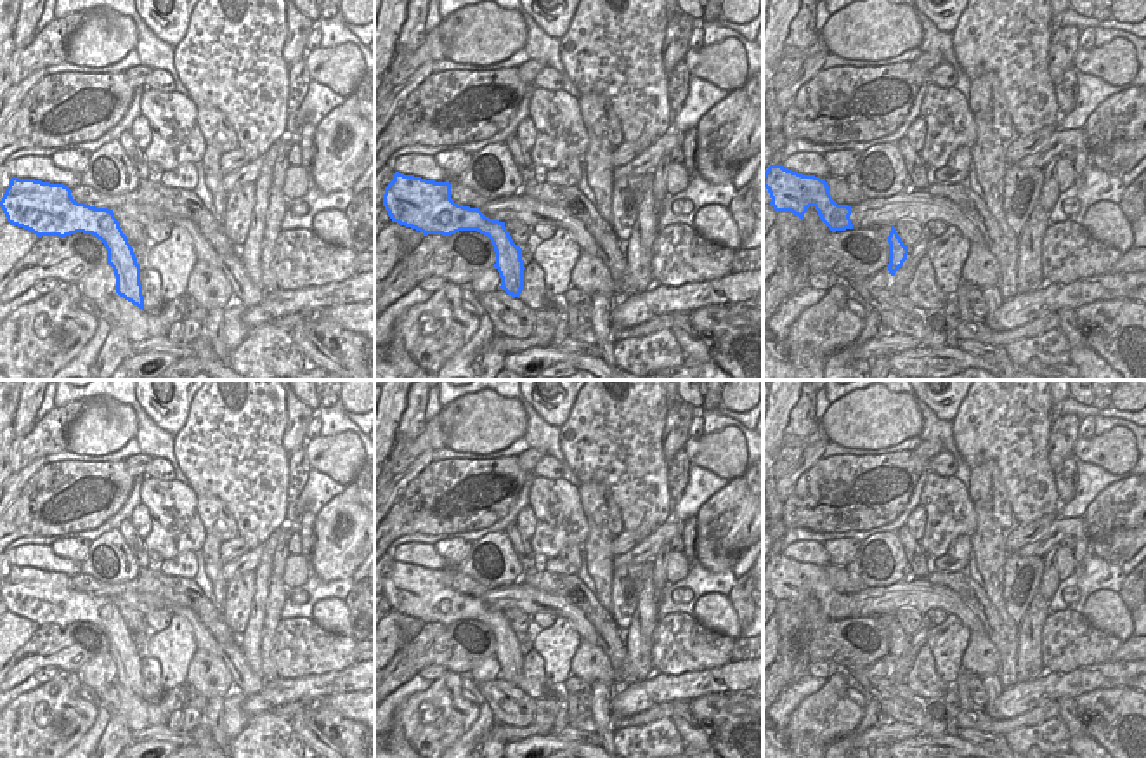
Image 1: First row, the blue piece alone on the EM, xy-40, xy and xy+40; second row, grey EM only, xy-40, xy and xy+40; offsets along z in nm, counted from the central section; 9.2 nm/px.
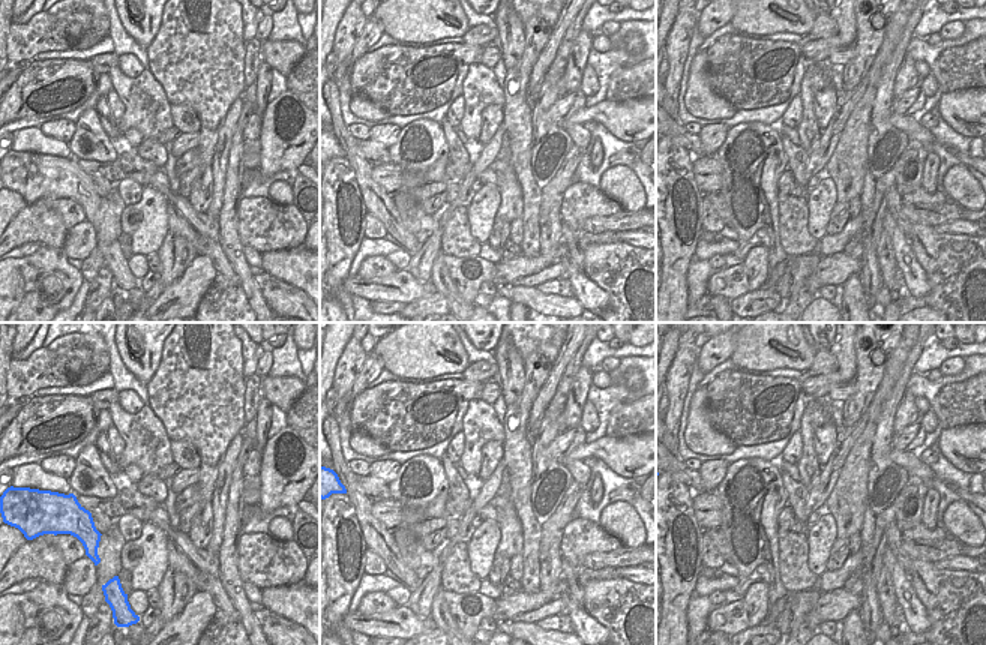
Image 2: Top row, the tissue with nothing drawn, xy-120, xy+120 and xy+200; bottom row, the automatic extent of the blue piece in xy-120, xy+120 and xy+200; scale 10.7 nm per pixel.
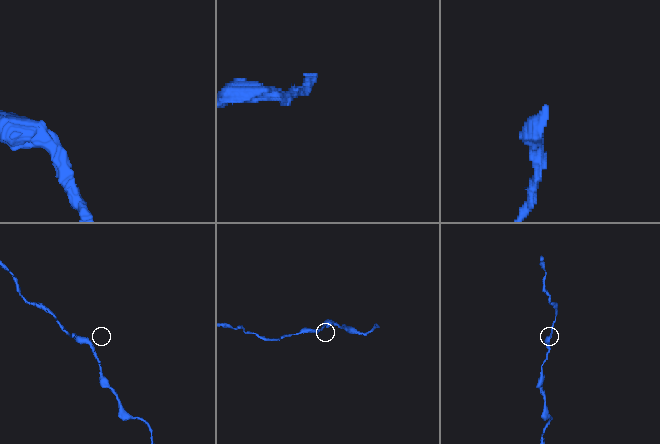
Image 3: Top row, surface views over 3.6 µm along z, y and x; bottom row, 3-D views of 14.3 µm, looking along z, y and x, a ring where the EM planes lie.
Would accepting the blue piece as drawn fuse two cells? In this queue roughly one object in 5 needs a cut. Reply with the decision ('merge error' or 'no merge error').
no merge error

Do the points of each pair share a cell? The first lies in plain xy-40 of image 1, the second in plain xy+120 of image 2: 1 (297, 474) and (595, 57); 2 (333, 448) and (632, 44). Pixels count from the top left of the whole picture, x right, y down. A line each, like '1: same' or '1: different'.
1: different
2: same

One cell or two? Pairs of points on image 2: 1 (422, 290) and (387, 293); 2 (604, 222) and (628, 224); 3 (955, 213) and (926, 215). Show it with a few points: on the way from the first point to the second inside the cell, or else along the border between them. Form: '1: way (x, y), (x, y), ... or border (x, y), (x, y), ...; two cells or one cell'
1: way (413, 290), (396, 290); one cell
2: way (610, 222), (622, 222); one cell
3: way (947, 213), (934, 215); one cell

